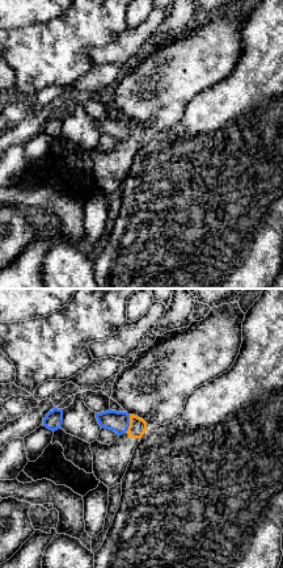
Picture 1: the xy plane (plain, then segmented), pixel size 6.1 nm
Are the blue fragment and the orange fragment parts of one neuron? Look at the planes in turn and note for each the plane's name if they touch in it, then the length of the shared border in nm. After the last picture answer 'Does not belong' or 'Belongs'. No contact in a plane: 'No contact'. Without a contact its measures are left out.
Touches blue in xy. Shared border 110 nm

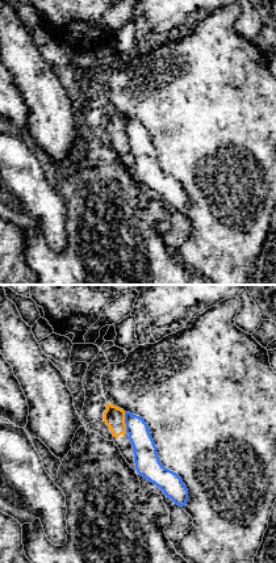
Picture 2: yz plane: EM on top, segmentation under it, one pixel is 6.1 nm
Touches blue in yz. Shared border 130 nm

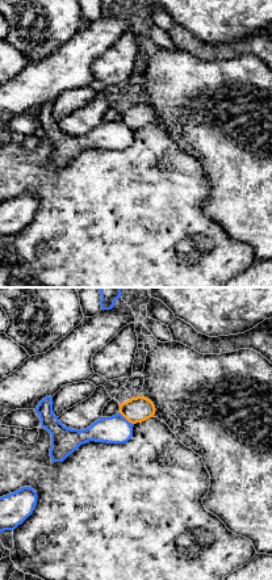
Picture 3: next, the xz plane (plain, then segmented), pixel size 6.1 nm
Touches blue in xz. Shared border 120 nm

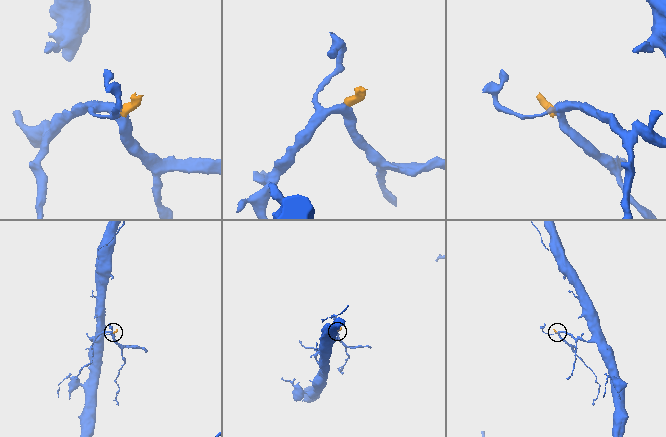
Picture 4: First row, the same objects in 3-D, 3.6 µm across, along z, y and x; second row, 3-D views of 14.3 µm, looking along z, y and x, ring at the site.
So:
Does not belong

